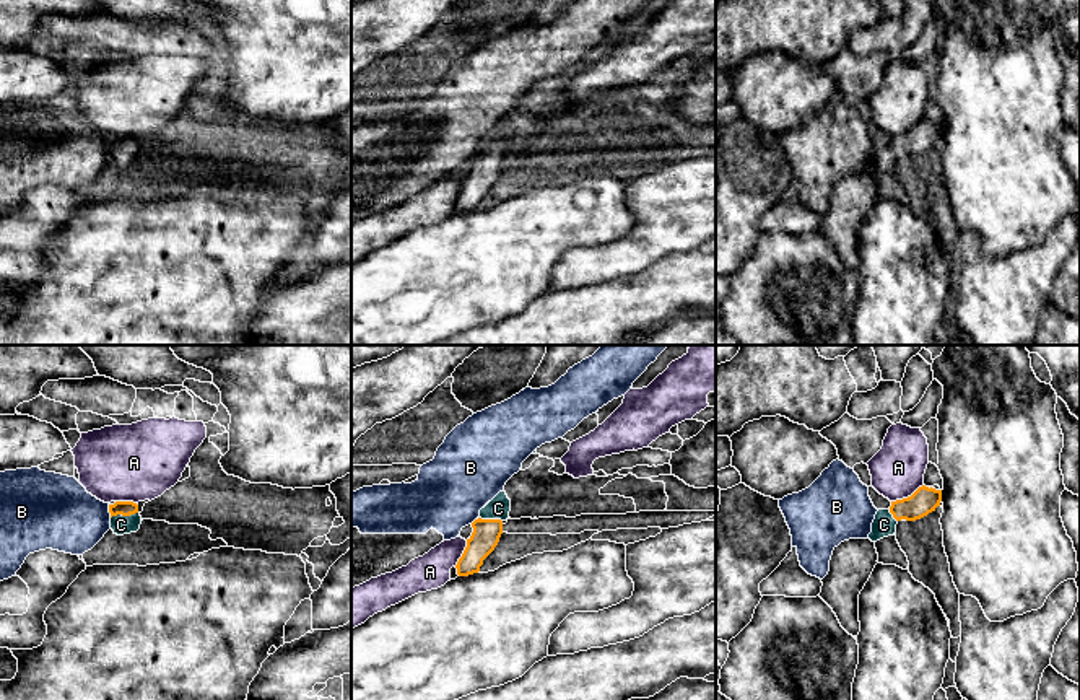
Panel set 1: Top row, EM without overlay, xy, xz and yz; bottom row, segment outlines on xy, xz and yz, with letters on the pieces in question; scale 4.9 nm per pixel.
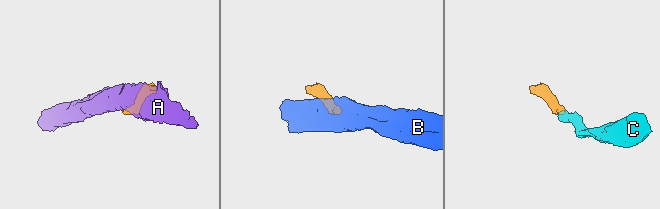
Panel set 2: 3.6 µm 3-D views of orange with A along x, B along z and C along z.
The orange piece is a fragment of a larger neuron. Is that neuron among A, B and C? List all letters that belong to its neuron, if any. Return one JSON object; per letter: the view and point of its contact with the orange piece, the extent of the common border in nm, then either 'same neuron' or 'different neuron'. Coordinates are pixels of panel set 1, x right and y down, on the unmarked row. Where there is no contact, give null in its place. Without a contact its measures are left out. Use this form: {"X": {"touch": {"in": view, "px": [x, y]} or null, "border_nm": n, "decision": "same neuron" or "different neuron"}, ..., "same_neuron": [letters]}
{"A": {"touch": {"in": "yz", "px": [908, 132]}, "border_nm": 180, "decision": "different neuron"}, "B": {"touch": {"in": "xy", "px": [109, 147]}, "border_nm": 70, "decision": "different neuron"}, "C": {"touch": {"in": "xy", "px": [124, 150]}, "border_nm": 140, "decision": "same neuron"}, "same_neuron": ["C"]}

